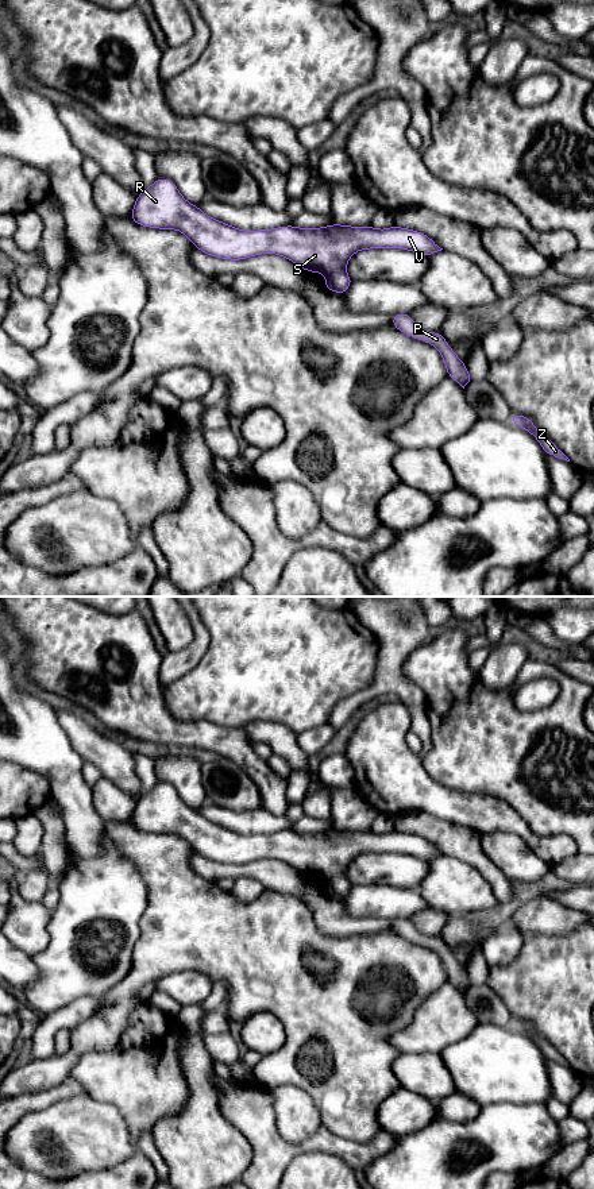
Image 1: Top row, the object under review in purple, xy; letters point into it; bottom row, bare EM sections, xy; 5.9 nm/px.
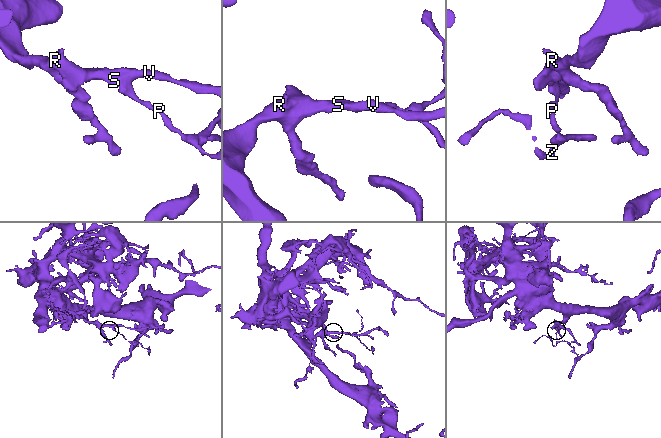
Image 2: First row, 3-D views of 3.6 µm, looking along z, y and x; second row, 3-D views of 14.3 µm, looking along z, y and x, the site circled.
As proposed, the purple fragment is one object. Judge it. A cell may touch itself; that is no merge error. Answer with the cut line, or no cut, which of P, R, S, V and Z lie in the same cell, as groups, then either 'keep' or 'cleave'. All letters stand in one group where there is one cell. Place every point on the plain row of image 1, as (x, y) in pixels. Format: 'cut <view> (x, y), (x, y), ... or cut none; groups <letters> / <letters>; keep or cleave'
cut none; groups P R S V Z; keep

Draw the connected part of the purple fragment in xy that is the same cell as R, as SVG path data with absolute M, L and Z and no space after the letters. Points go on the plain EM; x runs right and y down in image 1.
M162 781L138 799L128 822L140 831L181 835L194 853L220 864L281 860L305 876L323 877L325 893L342 900L354 887L344 873L356 856L385 852L431 861L443 854L428 839L397 830L377 834L333 827L320 833L238 834L186 806L176 788Z

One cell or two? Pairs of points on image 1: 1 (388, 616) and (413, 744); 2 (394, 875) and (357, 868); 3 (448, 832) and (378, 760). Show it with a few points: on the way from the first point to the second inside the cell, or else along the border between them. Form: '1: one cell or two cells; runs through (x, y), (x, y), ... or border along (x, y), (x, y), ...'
1: two cells; border along (409, 730), (420, 738), (421, 751), (419, 753)
2: one cell; runs through (385, 869), (366, 869)
3: two cells; border along (402, 813), (425, 811), (463, 826)

